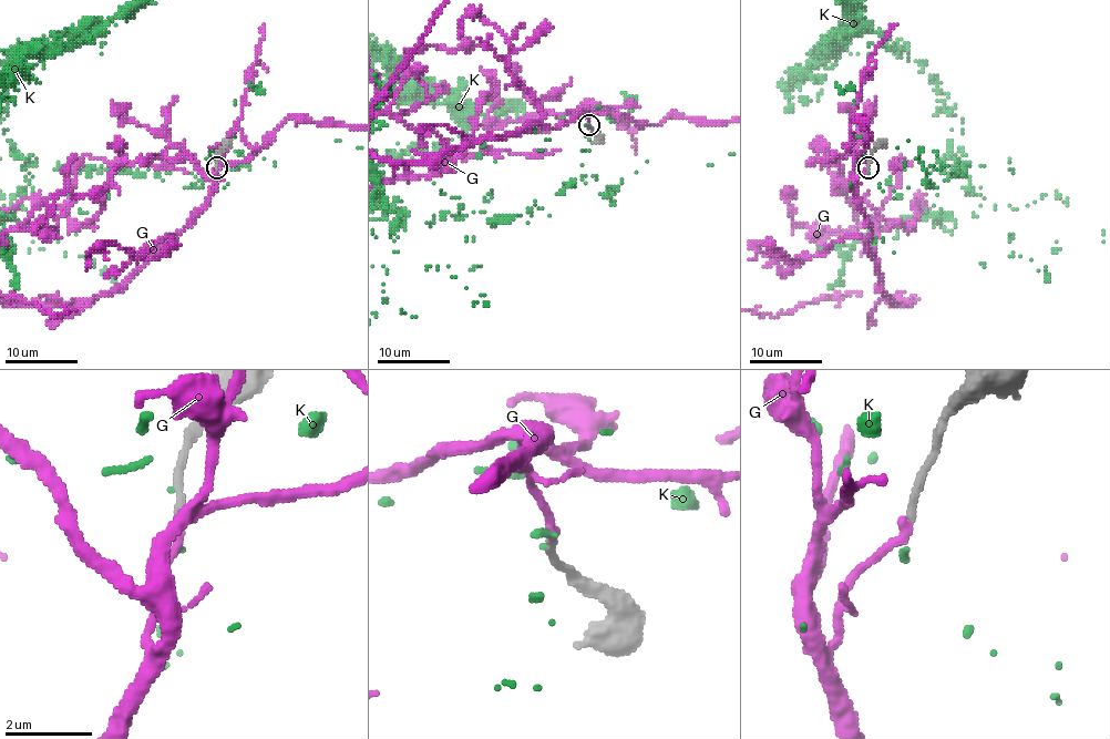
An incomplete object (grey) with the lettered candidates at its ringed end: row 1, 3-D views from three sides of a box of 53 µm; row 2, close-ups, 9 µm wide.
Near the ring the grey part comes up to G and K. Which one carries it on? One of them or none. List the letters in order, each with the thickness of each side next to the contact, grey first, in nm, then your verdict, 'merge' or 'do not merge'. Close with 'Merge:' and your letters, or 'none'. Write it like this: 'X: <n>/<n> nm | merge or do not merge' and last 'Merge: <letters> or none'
G: 180/200 nm | merge
K: 220/40 nm | do not merge
Merge: G

